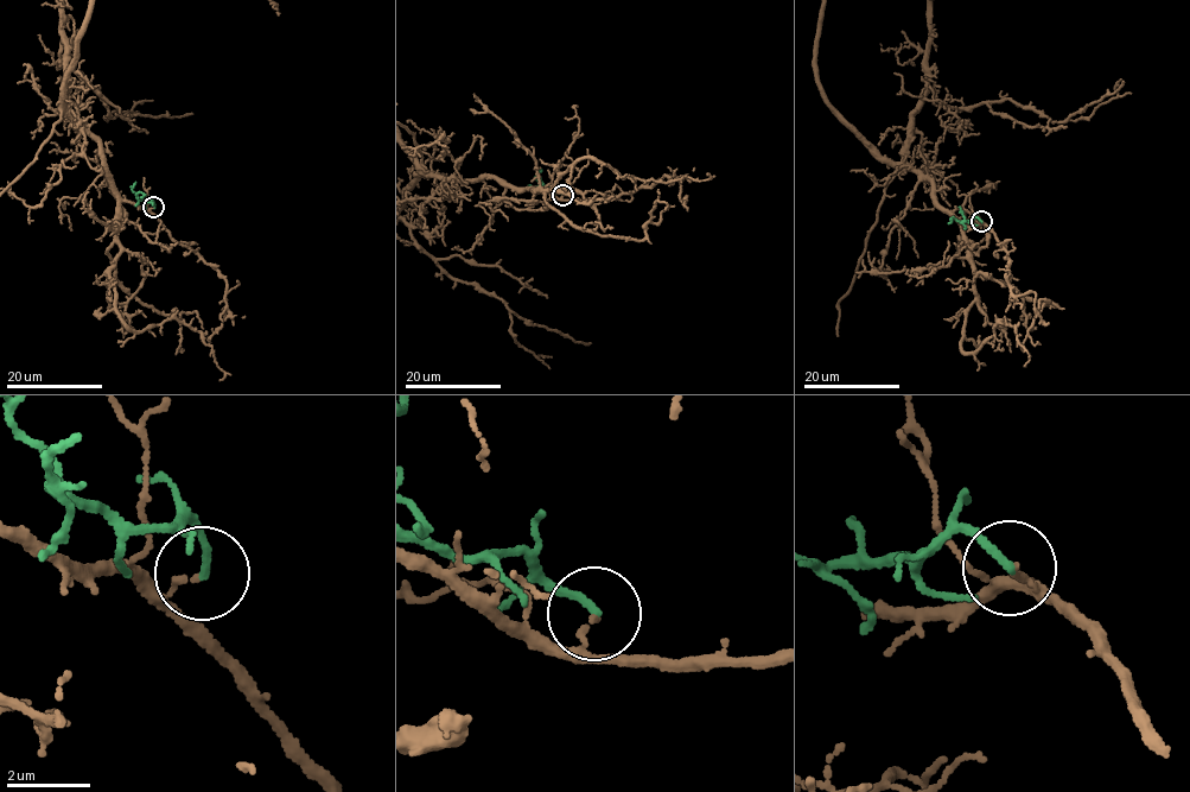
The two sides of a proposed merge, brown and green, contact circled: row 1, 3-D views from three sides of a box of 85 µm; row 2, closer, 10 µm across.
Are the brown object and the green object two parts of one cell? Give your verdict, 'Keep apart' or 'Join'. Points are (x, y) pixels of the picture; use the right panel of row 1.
Keep apart

